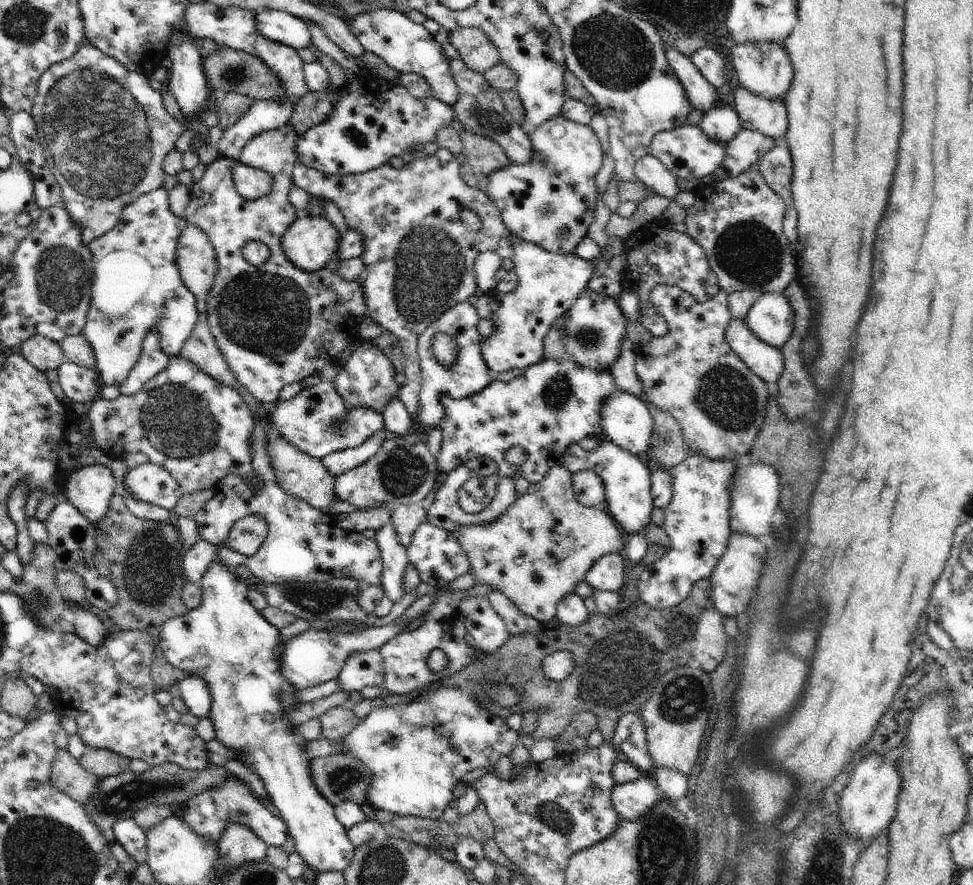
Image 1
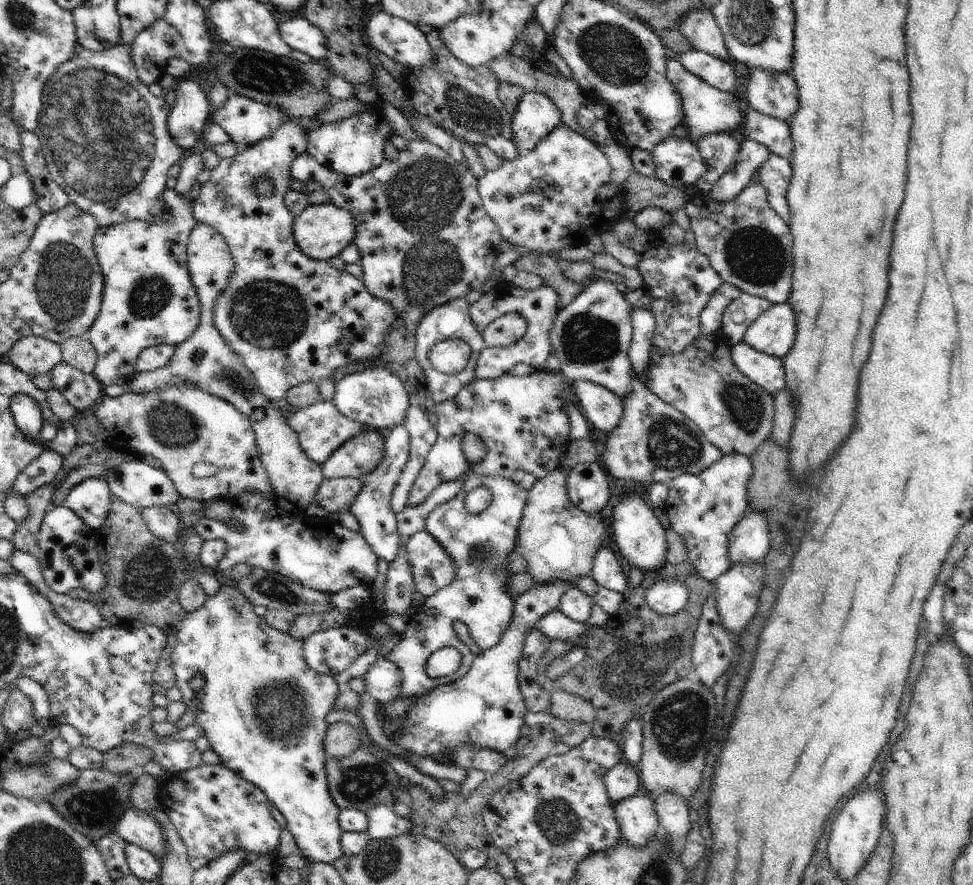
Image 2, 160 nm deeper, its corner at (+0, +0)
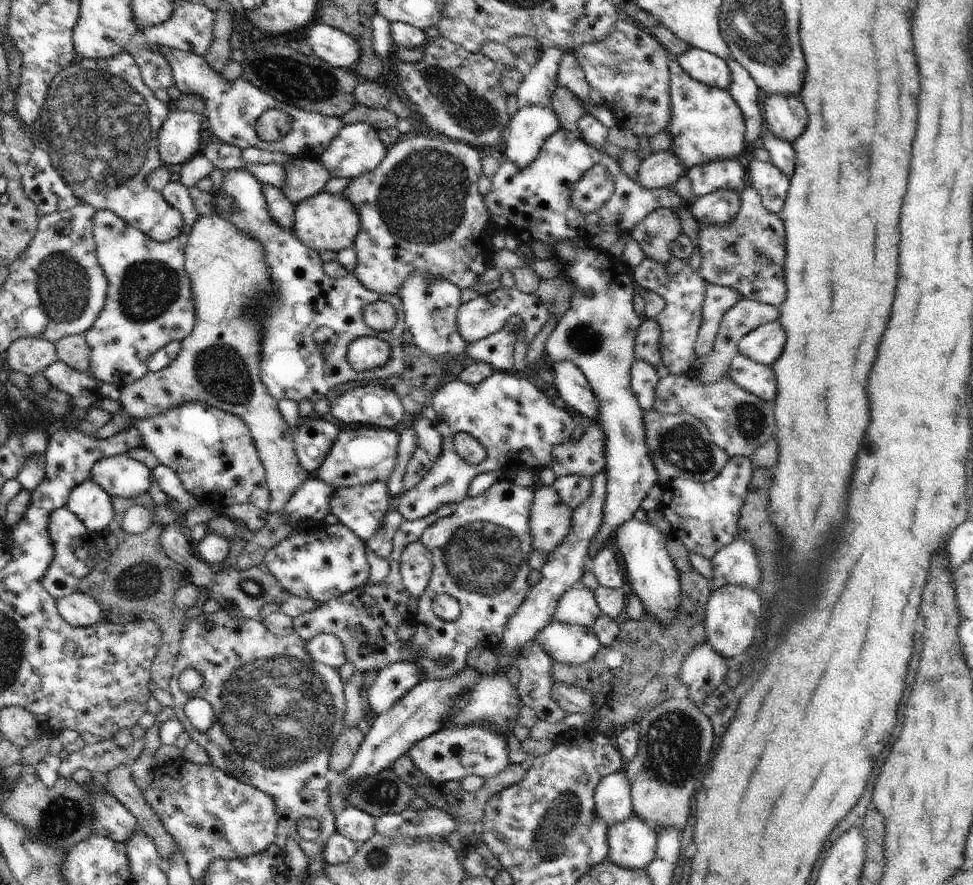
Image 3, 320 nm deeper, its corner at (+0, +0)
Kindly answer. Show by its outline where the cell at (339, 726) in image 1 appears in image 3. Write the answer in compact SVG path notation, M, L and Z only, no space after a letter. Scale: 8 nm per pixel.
M358 728L344 729L341 736L331 747L329 770L344 773L350 767L358 748L364 740L365 736Z

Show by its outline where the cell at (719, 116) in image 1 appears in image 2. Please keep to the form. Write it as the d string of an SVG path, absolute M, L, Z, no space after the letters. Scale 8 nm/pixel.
M733 132L706 134L700 138L697 146L706 162L706 172L695 183L699 192L709 194L714 184L720 180L720 176L736 164L736 152L739 150L739 144Z

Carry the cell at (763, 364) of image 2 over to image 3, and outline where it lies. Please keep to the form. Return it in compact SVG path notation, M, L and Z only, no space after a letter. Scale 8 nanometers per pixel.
M738 354L730 364L729 376L745 392L757 398L774 400L776 396L776 376L772 374L770 366L764 366Z

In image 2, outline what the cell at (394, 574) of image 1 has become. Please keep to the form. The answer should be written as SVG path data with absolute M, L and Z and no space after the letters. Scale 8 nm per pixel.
M403 422L392 426L392 428L385 432L384 458L380 460L376 470L366 476L364 488L358 492L354 504L346 510L346 512L349 512L358 520L358 524L360 524L359 533L364 536L370 548L374 550L378 557L386 560L388 564L395 560L402 545L400 534L398 534L396 513L390 508L390 502L394 486L398 484L400 474L408 462L409 444L410 436Z

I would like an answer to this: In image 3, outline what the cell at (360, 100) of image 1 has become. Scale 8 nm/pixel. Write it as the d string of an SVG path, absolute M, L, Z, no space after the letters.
M359 123L345 125L318 160L331 178L352 180L373 172L382 163L388 152L386 146L380 141L378 132L368 124Z

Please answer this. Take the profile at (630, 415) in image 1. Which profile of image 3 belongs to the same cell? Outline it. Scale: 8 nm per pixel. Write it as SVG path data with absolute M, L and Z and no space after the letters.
M562 360L552 364L552 371L555 377L553 383L562 399L580 414L597 419L596 396L580 368L570 360Z

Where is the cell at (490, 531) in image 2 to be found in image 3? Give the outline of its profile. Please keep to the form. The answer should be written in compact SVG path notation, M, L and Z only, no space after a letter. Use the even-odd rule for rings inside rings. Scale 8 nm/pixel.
M502 477L497 482L494 482L490 489L486 490L483 494L480 494L476 498L467 497L460 505L456 506L455 512L448 517L438 520L436 523L433 523L419 539L422 542L422 545L429 551L431 555L434 569L432 570L430 583L425 587L425 590L422 594L419 595L419 604L417 605L417 610L413 615L411 615L412 624L416 627L416 634L414 635L411 641L406 642L409 646L417 647L423 651L423 658L414 663L419 663L425 672L427 679L446 679L452 676L455 676L458 672L461 672L465 667L467 667L467 656L468 653L477 646L482 646L486 649L493 650L494 648L500 646L503 633L509 624L509 621L516 615L516 612L520 609L520 606L524 603L527 593L530 591L531 586L528 585L527 577L531 572L529 558L533 553L533 539L531 536L531 529L529 526L529 519L531 516L531 507L535 498L535 488L522 488L516 486L514 482L511 481L509 477ZM439 593L447 593L451 596L454 596L461 607L460 617L456 621L445 622L440 620L434 615L432 611L432 600L434 596L437 596ZM448 658L450 661L447 663L437 663L439 659Z

